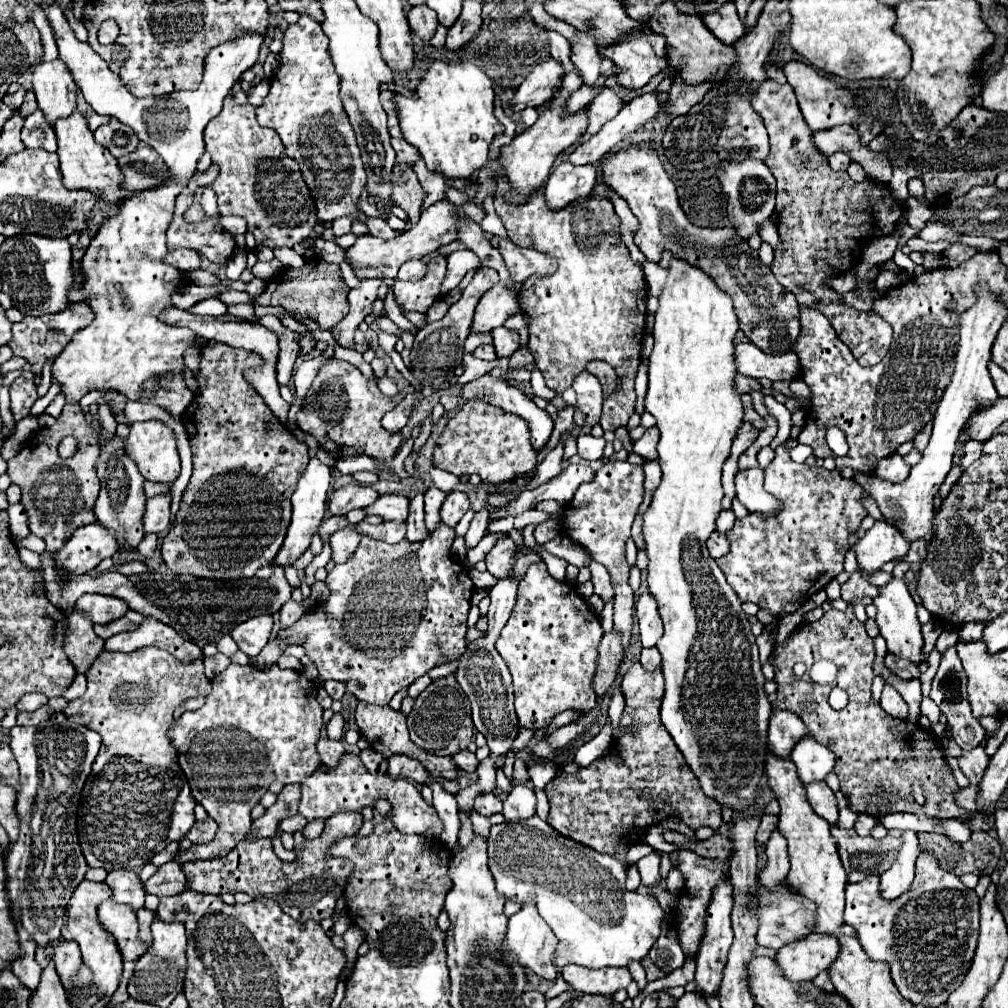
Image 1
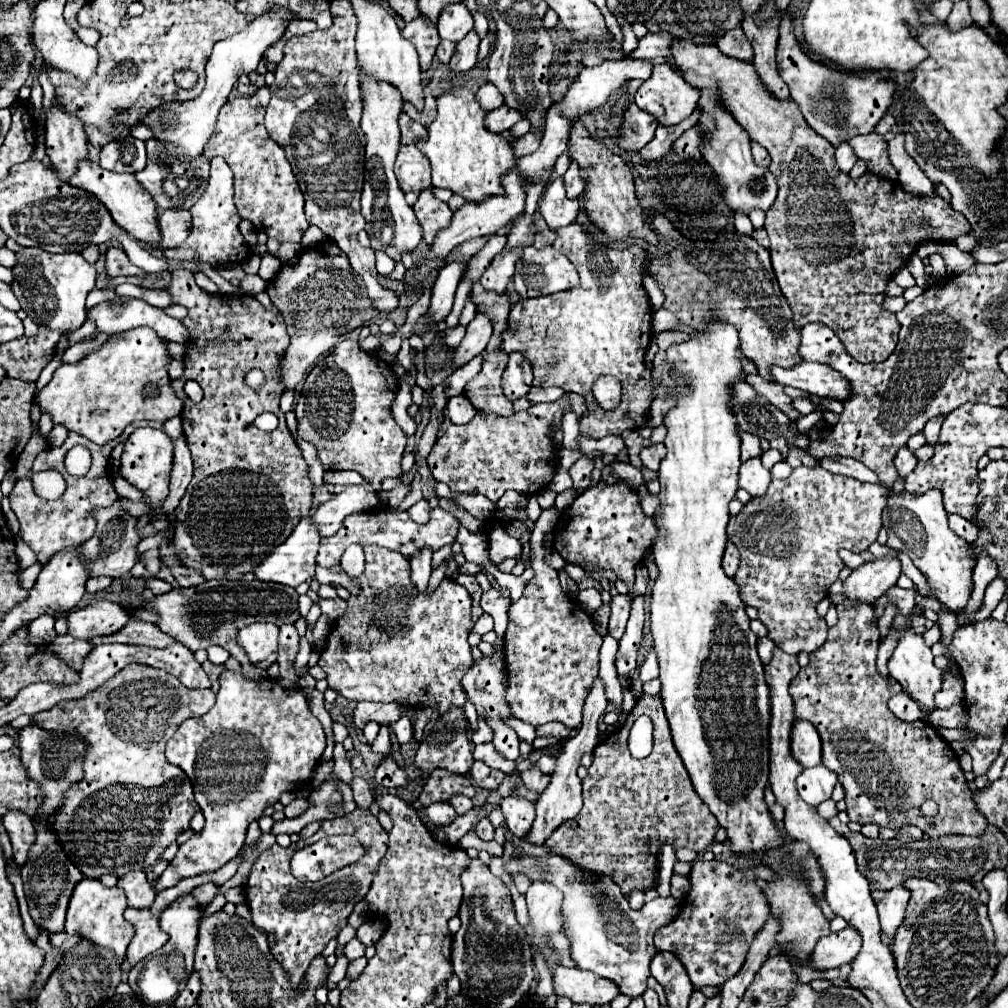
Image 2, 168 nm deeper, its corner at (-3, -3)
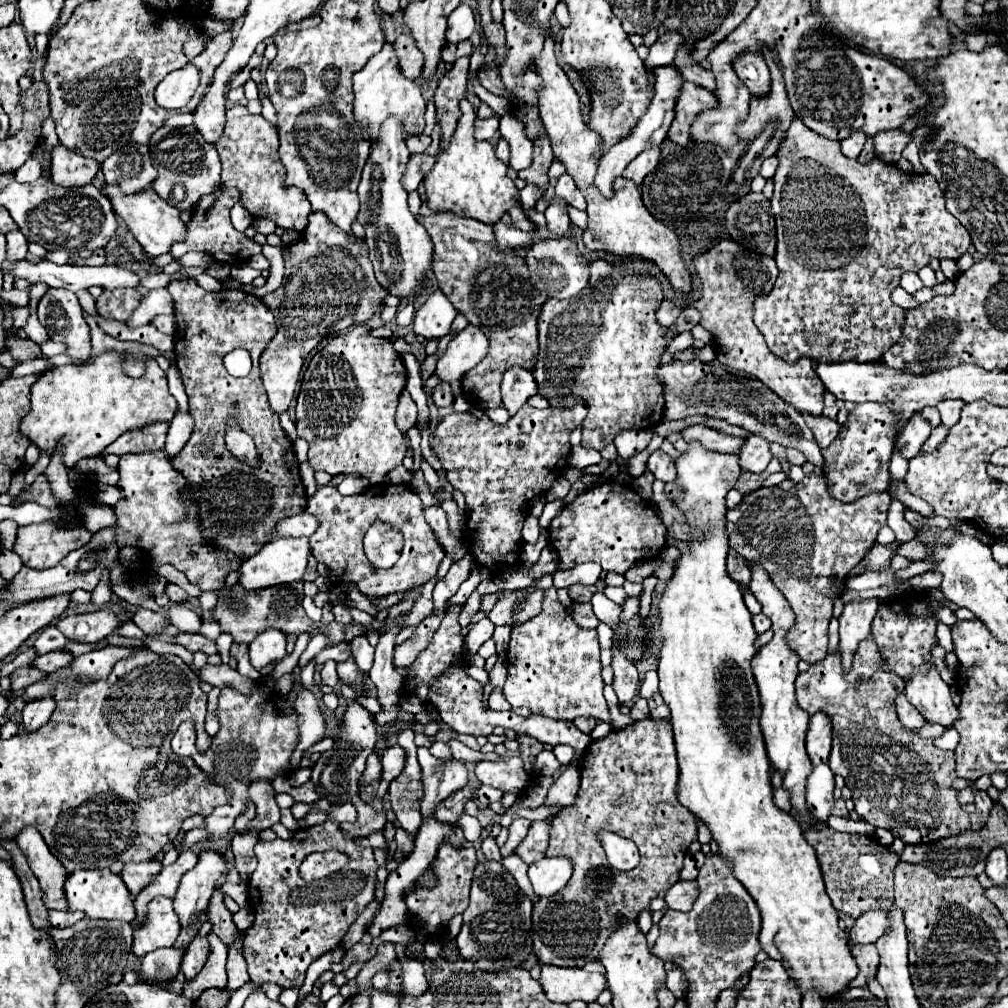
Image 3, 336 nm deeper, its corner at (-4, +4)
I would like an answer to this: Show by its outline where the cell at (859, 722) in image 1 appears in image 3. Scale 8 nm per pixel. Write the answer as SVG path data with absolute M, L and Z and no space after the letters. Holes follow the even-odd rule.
M872 633L858 645L848 673L844 673L842 669L842 653L838 649L836 653L828 653L822 661L810 665L808 671L800 673L796 679L798 705L806 713L822 711L832 721L832 751L828 765L836 775L842 775L846 779L846 787L852 791L856 813L864 821L872 823L874 827L892 831L894 837L900 837L904 843L936 841L940 837L950 837L952 833L960 833L966 829L982 829L988 821L994 801L984 791L974 791L974 813L968 813L960 805L958 791L952 787L956 779L954 751L942 751L934 745L934 739L920 737L916 729L904 729L894 707L894 699L900 691L904 691L904 681L896 673L886 671L886 661L880 657Z

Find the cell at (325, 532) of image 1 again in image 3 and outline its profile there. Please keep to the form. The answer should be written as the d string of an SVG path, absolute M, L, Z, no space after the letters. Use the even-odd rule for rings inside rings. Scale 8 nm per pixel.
M324 485L312 497L308 497L310 513L320 517L318 531L310 537L312 555L318 563L324 563L332 569L330 581L336 583L342 591L354 583L364 595L390 595L398 591L406 591L414 585L422 585L432 579L438 571L440 561L446 557L444 547L436 541L434 531L424 521L424 505L420 503L418 495L408 485L372 485L364 493L344 497L338 493L336 487ZM374 521L392 523L404 535L404 549L398 563L388 571L376 571L362 551L362 537Z

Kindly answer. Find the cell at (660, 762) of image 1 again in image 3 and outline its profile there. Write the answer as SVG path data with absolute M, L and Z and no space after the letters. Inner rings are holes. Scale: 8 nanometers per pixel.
M646 717L642 721L634 721L624 729L614 729L604 739L592 741L586 749L584 759L580 761L580 791L576 803L568 809L562 809L552 821L550 847L546 851L548 857L568 857L574 865L572 879L566 889L560 891L560 897L552 897L552 901L540 899L534 907L532 915L532 937L534 937L534 953L540 963L550 963L558 967L582 967L586 959L596 959L598 949L608 939L608 931L612 929L612 921L616 915L636 919L640 911L648 909L650 899L654 899L660 891L668 891L680 877L682 859L688 851L688 845L698 837L700 819L692 815L676 797L678 787L678 759L672 739L672 723L668 719L660 721L654 717ZM600 831L612 831L620 837L632 839L640 849L640 863L632 871L616 871L604 853L604 847L598 839Z

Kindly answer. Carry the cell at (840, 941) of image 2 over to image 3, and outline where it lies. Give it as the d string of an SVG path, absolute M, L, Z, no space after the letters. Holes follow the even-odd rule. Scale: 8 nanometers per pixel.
M866 911L848 931L848 941L850 945L874 943L878 937L882 937L882 933L888 931L888 927L888 911Z

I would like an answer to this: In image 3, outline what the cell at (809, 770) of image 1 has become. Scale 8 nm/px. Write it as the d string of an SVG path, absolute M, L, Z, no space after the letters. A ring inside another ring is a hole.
M820 763L812 769L806 783L806 805L812 809L814 817L820 817L820 821L828 821L832 805L834 805L834 773L830 771L828 763Z

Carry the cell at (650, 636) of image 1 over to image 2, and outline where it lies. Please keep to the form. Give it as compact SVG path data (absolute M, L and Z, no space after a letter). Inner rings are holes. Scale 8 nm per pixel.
M649 650L649 656L647 656L645 664L641 666L641 674L639 674L639 678L641 678L641 682L645 684L645 682L651 682L651 680L657 678L657 676L659 676L657 656L655 656L655 650Z

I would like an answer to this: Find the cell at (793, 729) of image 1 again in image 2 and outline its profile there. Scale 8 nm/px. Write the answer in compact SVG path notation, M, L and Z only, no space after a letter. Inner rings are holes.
M795 722L791 736L791 752L795 760L803 764L803 768L811 768L821 762L821 738L811 722Z

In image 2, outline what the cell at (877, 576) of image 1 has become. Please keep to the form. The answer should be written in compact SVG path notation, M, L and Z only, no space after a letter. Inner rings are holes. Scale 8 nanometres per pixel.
M918 592L917 596L915 597L915 601L915 606L920 609L931 609L937 613L943 610L943 604L941 604L941 602L939 602L937 599L923 598Z

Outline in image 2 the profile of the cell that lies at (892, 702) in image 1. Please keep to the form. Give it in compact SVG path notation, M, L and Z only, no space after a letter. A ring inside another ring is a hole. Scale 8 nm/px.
M899 692L889 700L889 710L903 722L915 722L915 720L923 720L923 712L919 710L919 706L905 694Z

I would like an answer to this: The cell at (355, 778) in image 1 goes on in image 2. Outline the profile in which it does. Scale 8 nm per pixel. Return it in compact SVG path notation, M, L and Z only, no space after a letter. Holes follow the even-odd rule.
M431 804L427 808L421 810L421 814L425 816L425 822L431 822L433 826L447 826L455 820L457 812L449 806L449 804Z

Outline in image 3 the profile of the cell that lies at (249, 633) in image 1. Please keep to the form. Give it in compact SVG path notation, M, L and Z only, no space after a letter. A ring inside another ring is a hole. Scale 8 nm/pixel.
M268 627L250 643L250 663L262 673L260 683L264 689L274 689L274 681L268 679L268 673L282 657L286 657L286 635L280 629Z

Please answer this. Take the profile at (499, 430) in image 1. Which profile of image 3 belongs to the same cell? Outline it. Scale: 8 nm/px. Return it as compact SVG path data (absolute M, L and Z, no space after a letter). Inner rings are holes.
M576 399L572 407L546 407L536 409L530 403L524 403L518 413L506 423L498 425L488 415L474 417L470 413L450 413L446 415L432 433L432 449L442 463L442 471L450 485L464 493L468 505L464 543L468 543L470 553L476 557L476 563L482 563L488 569L498 565L516 565L522 553L522 523L528 513L528 503L536 493L548 493L552 483L564 475L570 455L570 431L580 425L586 417L586 405L582 399Z

